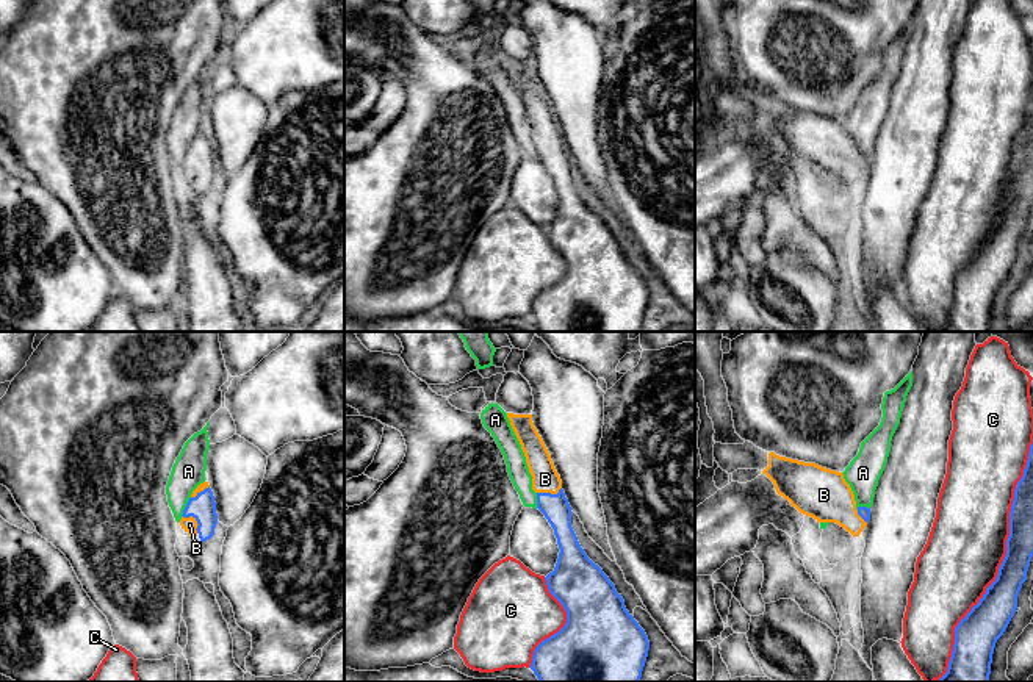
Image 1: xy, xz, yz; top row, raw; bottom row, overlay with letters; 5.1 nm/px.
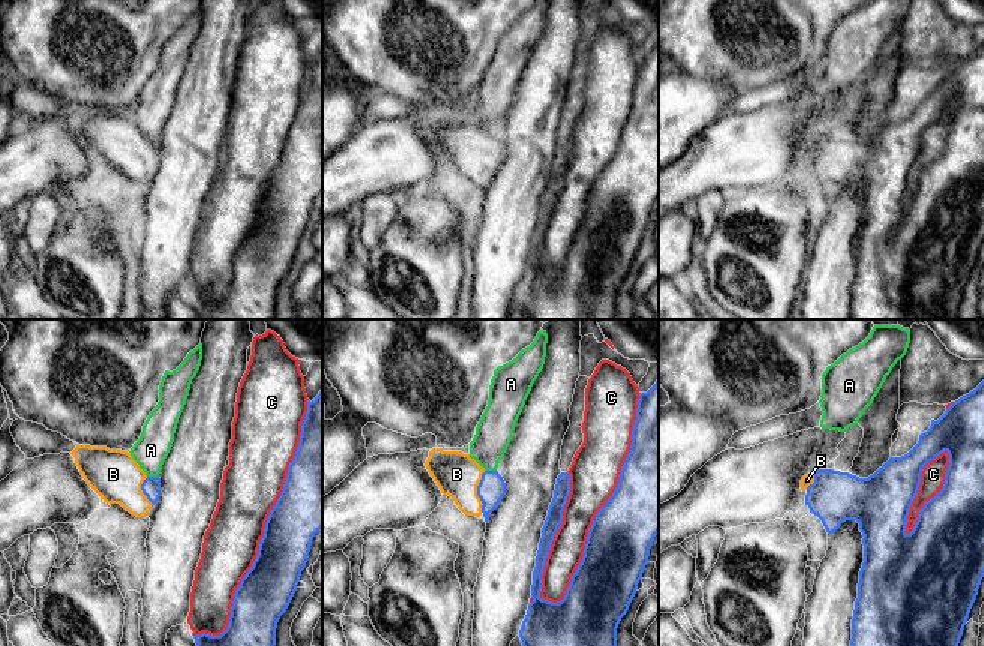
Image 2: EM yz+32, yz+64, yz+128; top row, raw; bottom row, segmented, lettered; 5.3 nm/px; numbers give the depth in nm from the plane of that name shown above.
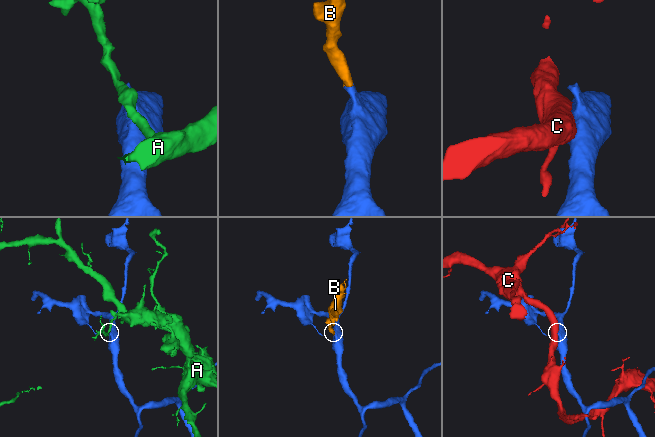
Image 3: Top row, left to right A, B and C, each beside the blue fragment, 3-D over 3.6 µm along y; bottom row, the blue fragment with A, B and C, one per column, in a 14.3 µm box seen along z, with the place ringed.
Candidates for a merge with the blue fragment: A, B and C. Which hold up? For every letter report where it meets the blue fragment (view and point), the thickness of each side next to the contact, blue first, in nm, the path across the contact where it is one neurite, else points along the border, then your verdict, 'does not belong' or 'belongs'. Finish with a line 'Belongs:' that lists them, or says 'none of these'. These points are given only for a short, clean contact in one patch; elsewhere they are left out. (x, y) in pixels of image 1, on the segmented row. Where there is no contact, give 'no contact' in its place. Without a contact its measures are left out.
A: xy (187, 506) | 140/170 nm | along xy (190, 496), (180, 515) | does not belong
B: xy (196, 520) | 140/80 nm | across xy (202, 507), (196, 520), (190, 524) | belongs
C: yz (1002, 563) | 190/400 nm | does not belong
Belongs: B

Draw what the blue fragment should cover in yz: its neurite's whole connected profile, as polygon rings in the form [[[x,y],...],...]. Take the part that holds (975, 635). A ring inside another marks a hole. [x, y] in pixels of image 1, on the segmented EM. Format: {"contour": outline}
{"contour": [[[1033,444],[1027,466],[1014,490],[1010,512],[1006,555],[997,579],[977,605],[955,627],[955,644],[947,673],[934,682],[989,682],[997,640],[1017,608],[1033,557]]]}

